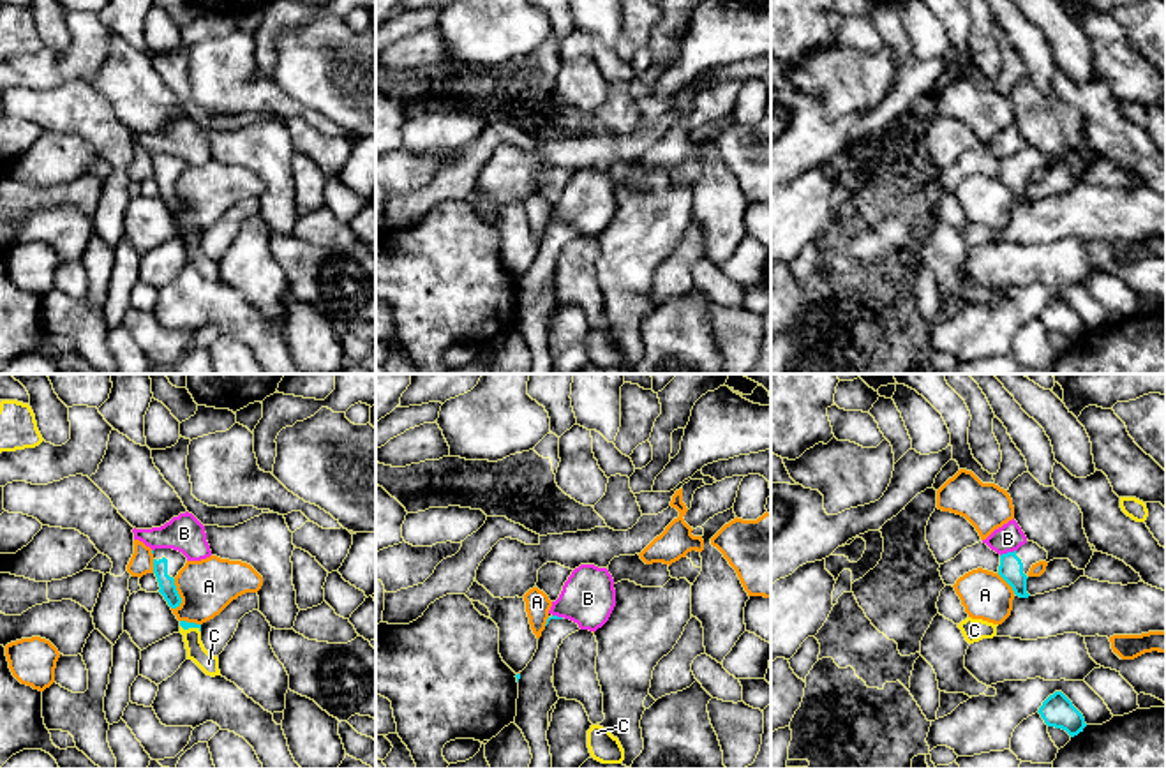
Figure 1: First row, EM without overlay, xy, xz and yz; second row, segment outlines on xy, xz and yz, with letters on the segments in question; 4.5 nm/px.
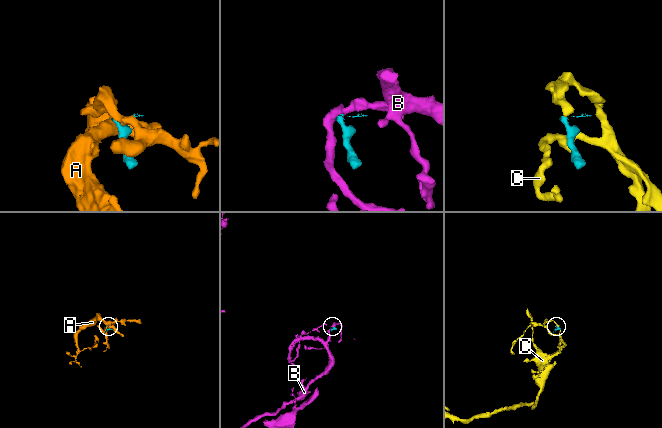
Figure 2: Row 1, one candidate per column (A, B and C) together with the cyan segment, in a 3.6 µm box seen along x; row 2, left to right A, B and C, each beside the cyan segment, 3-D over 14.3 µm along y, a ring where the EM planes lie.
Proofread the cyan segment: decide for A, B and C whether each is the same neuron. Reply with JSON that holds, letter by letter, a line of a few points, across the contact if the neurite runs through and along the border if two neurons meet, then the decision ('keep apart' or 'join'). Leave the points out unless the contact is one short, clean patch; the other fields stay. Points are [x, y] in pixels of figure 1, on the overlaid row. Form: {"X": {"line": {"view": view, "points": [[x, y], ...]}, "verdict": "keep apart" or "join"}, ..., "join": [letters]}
{"A": {"verdict": "keep apart"}, "B": {"line": {"view": "yz", "points": [[1015, 549], [1001, 556]]}, "verdict": "keep apart"}, "C": {"line": {"view": "xy", "points": [[180, 625], [200, 632]]}, "verdict": "keep apart"}, "join": []}

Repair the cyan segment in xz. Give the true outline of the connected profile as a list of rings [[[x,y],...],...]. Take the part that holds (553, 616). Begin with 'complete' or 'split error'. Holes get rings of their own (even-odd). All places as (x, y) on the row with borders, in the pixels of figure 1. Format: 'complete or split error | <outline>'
split error | [[[549,614],[533,660],[515,676],[519,683],[519,698],[513,723],[529,743],[533,755],[529,769],[552,769],[547,730],[549,711],[559,700],[552,683],[554,663],[563,640],[579,630],[577,623]]]

